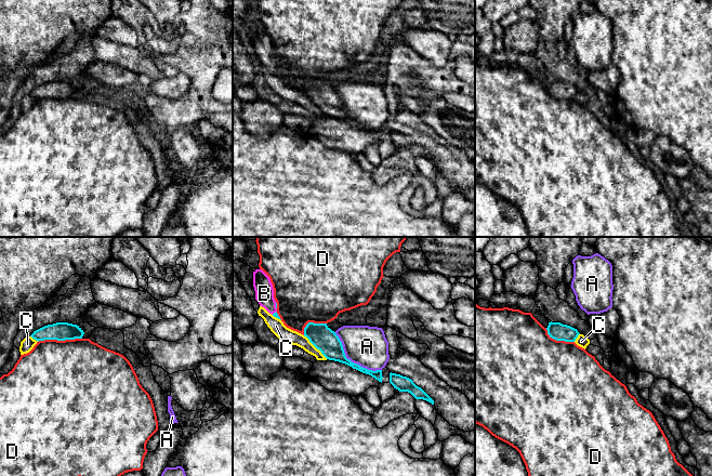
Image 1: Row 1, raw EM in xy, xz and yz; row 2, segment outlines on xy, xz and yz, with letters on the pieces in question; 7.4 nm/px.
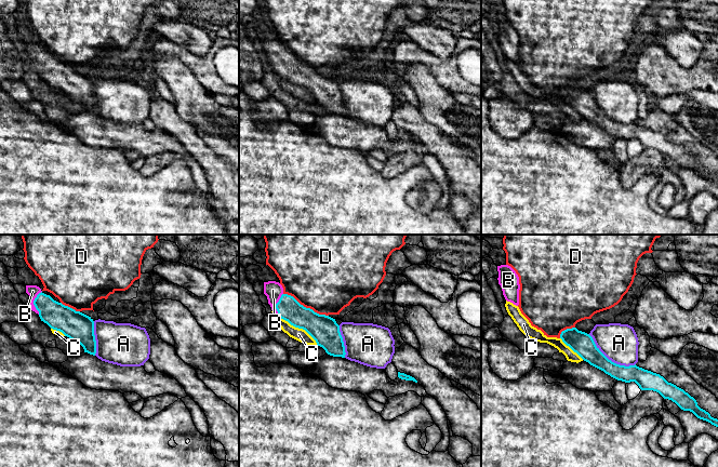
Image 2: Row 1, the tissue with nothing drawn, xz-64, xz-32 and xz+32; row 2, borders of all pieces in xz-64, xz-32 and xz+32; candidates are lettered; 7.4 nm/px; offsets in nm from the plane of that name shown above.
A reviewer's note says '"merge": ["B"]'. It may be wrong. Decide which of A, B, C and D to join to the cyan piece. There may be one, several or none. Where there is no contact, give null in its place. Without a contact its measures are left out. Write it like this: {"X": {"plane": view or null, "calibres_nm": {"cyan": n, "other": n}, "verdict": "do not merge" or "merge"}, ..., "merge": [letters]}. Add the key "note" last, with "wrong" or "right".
{"A": {"plane": "xz", "calibres_nm": {"cyan": 170, "other": 300}, "verdict": "do not merge"}, "B": {"plane": "xz", "calibres_nm": {"cyan": 20, "other": 140}, "verdict": "merge"}, "C": {"plane": "xz", "calibres_nm": {"cyan": 180, "other": 100}, "verdict": "do not merge"}, "D": {"plane": "xy", "calibres_nm": {"cyan": 140, "other": 500}, "verdict": "do not merge"}, "merge": ["B"], "note": "right"}

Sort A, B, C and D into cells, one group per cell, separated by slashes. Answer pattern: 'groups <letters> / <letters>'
groups A / B / C / D

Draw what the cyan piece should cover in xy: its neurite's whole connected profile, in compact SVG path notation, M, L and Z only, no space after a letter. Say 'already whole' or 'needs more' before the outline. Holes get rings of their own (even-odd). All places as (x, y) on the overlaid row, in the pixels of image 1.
already whole; M56 322L34 331L30 336L39 342L44 340L65 341L82 339L83 334L83 330L77 325L68 322Z

